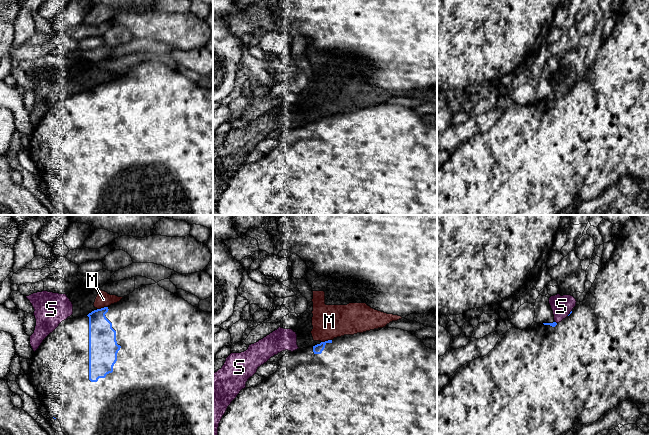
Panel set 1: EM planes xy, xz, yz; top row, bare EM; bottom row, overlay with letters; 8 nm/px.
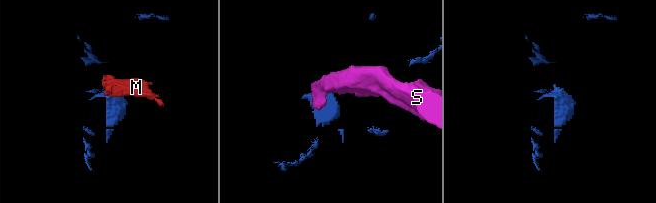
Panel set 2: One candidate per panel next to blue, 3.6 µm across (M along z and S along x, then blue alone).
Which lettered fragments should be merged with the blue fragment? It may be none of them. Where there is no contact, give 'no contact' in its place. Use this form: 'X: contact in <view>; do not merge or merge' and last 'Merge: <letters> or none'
M: contact in xy; do not merge
S: contact in yz; do not merge
Merge: none

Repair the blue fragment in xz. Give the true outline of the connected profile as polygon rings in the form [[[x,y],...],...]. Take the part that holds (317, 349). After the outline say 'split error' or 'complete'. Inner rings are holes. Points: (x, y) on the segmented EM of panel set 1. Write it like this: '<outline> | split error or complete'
[[[383,327],[354,335],[344,335],[333,340],[321,342],[313,347],[297,349],[293,352],[287,351],[277,363],[279,366],[277,371],[265,378],[262,383],[255,387],[244,388],[240,391],[228,406],[221,419],[218,427],[218,435],[437,435],[437,350],[426,347],[423,340],[415,336],[415,332]]] | split error

